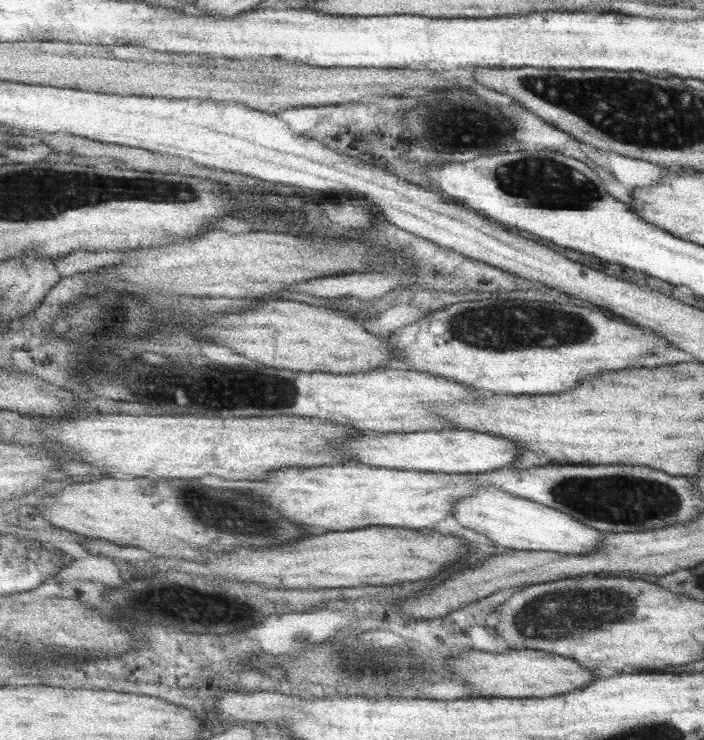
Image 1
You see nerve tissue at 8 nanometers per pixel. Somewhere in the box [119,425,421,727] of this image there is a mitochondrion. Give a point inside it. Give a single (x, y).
(232, 515)

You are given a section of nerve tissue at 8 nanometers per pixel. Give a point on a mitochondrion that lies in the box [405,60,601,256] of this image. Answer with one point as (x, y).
(495, 132)

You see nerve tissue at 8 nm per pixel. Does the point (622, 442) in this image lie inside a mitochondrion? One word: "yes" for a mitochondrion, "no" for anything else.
no

